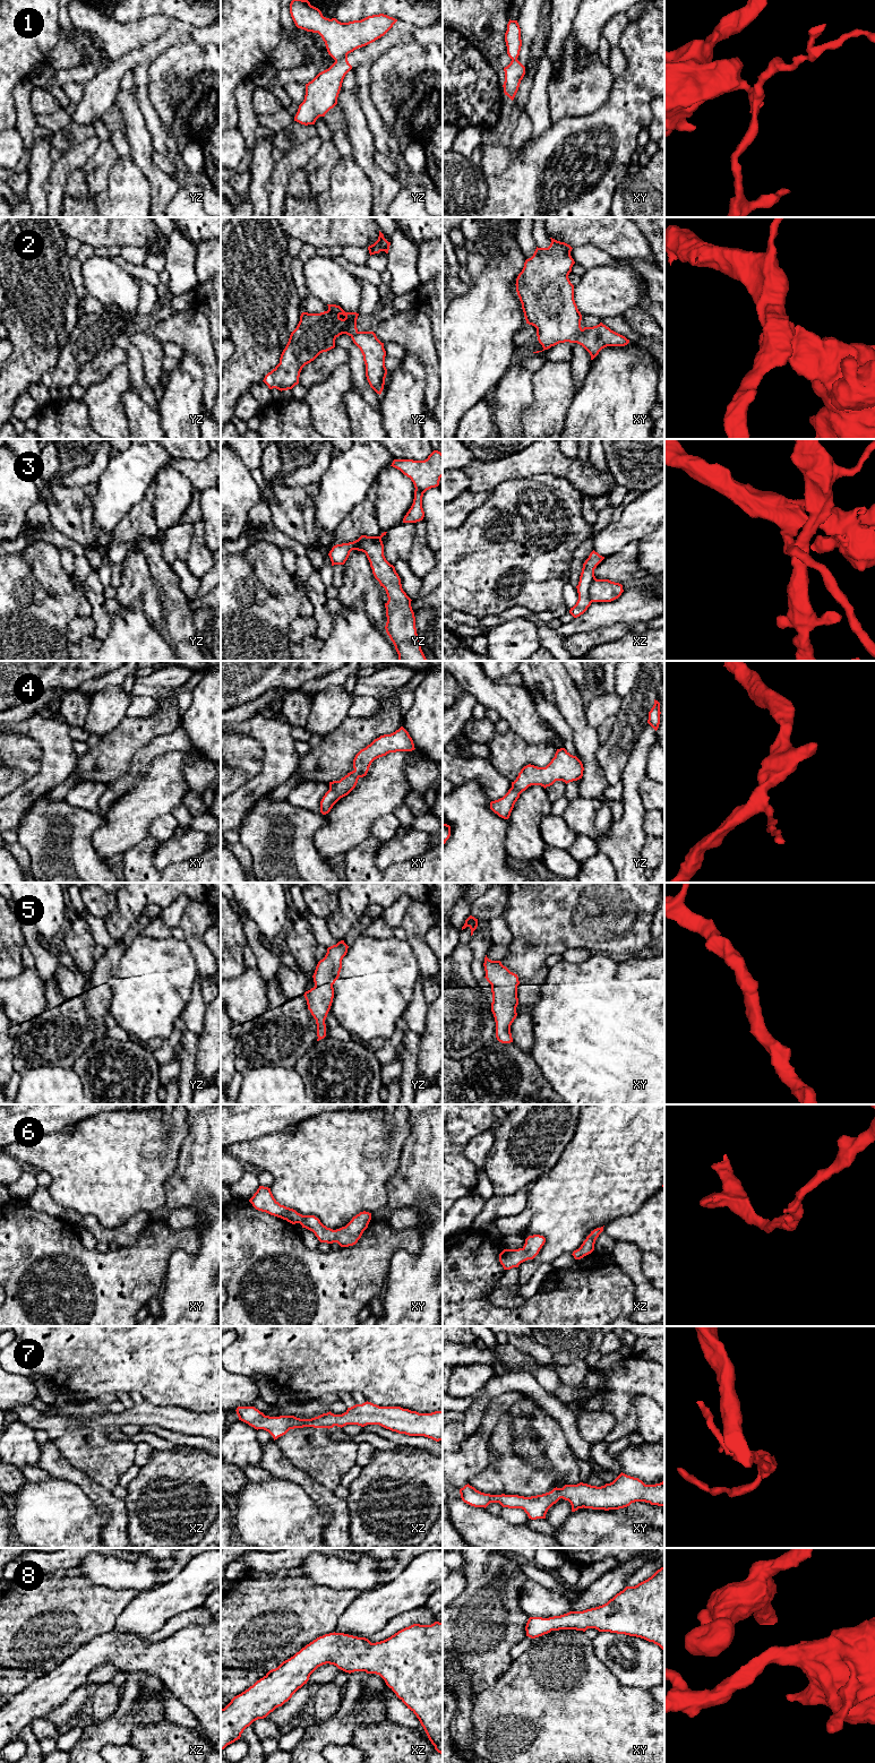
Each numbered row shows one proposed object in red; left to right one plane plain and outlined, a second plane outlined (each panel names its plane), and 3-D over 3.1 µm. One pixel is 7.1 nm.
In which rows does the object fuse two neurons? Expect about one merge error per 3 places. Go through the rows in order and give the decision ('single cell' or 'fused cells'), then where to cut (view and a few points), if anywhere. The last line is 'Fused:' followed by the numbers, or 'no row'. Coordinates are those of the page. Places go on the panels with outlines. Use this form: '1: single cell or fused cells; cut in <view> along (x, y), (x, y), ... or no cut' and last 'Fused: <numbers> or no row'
1: fused cells; cut in yz along (346, 54), (335, 60)
2: fused cells; cut in xy along (582, 329), (572, 342)
3: fused cells; cut in xz along (595, 578), (590, 587), (591, 601)
4: single cell; no cut
5: single cell; no cut
6: single cell; no cut
7: single cell; no cut
8: single cell; no cut
Fused: 1, 2, 3

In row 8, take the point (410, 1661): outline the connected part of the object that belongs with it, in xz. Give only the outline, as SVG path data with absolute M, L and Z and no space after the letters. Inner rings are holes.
M439 1622L431 1625L413 1624L376 1643L371 1643L366 1637L335 1632L317 1637L221 1709L221 1751L240 1739L243 1730L254 1721L266 1718L276 1708L288 1702L299 1688L307 1684L310 1675L326 1663L334 1665L349 1674L366 1671L379 1675L408 1709L417 1715L435 1749L443 1755L443 1623Z

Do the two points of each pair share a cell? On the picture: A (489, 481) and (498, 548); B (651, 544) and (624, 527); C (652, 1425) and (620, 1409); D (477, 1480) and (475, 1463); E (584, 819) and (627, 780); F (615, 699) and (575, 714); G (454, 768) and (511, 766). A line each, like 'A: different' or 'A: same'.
A: different
B: different
C: different
D: different
E: different
F: different
G: different

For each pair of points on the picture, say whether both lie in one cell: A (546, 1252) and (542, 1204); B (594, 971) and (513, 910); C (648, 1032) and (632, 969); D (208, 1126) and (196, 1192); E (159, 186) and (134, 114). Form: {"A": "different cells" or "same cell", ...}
{"A": "same cell", "B": "different cells", "C": "different cells", "D": "same cell", "E": "same cell"}

